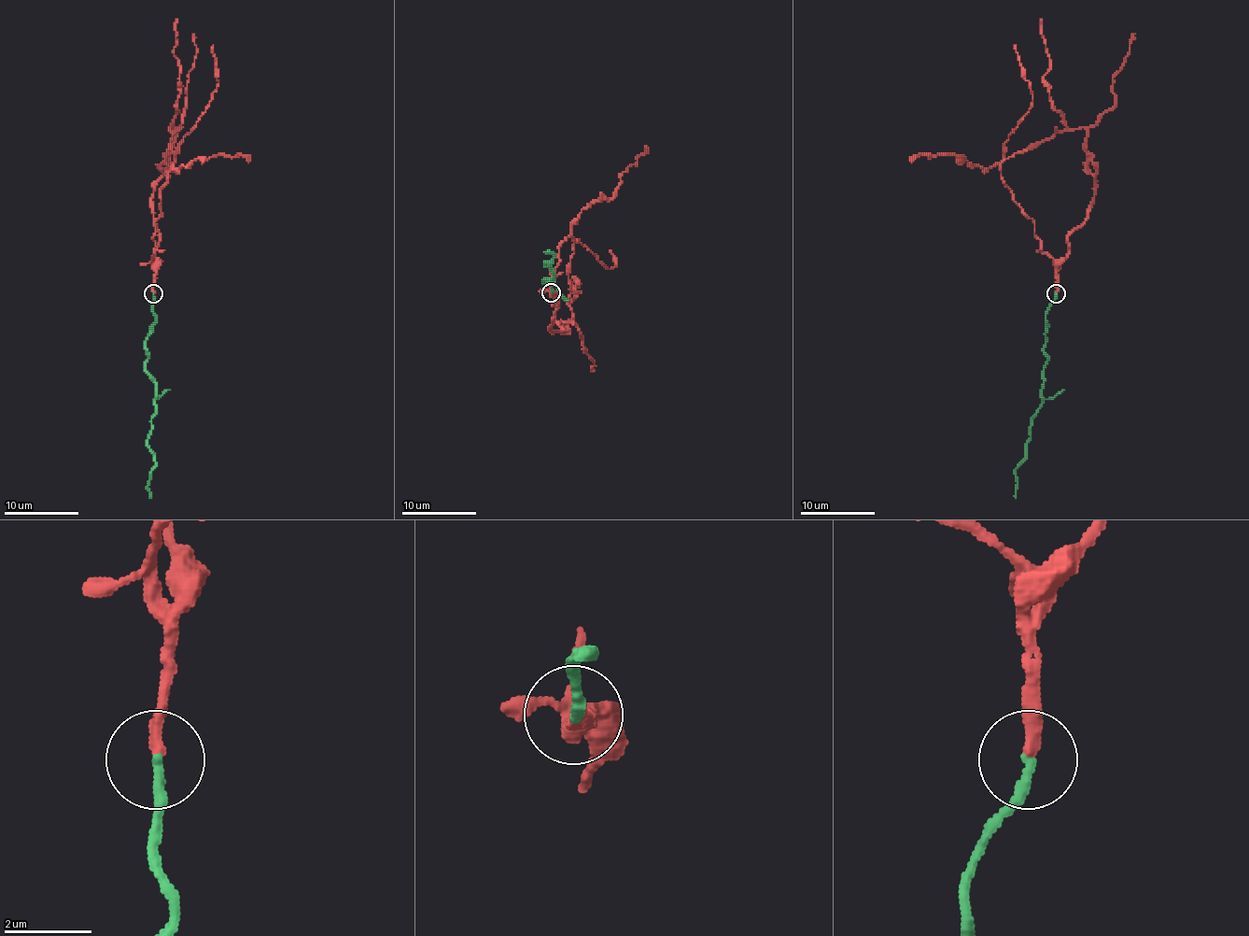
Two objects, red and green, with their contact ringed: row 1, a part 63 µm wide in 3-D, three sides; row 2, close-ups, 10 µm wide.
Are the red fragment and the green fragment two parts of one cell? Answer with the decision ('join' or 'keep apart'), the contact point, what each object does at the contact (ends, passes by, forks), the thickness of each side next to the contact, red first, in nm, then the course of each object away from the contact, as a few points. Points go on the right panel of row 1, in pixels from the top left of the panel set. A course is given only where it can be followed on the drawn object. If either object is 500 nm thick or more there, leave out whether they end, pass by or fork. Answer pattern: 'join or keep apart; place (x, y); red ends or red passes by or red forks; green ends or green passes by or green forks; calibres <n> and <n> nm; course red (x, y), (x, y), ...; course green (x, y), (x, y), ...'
keep apart; place (1056, 293); red ends; green ends; calibres 280 and 260 nm; course red (1057, 292), (1057, 266), (1085, 220), (1096, 168), (1087, 131), (1070, 129), (1053, 106), (1040, 19); course green (1057, 292), (1045, 315), (1044, 354), (1047, 361), (1042, 406), (1032, 419), (1023, 462), (1016, 470), (1016, 498)

